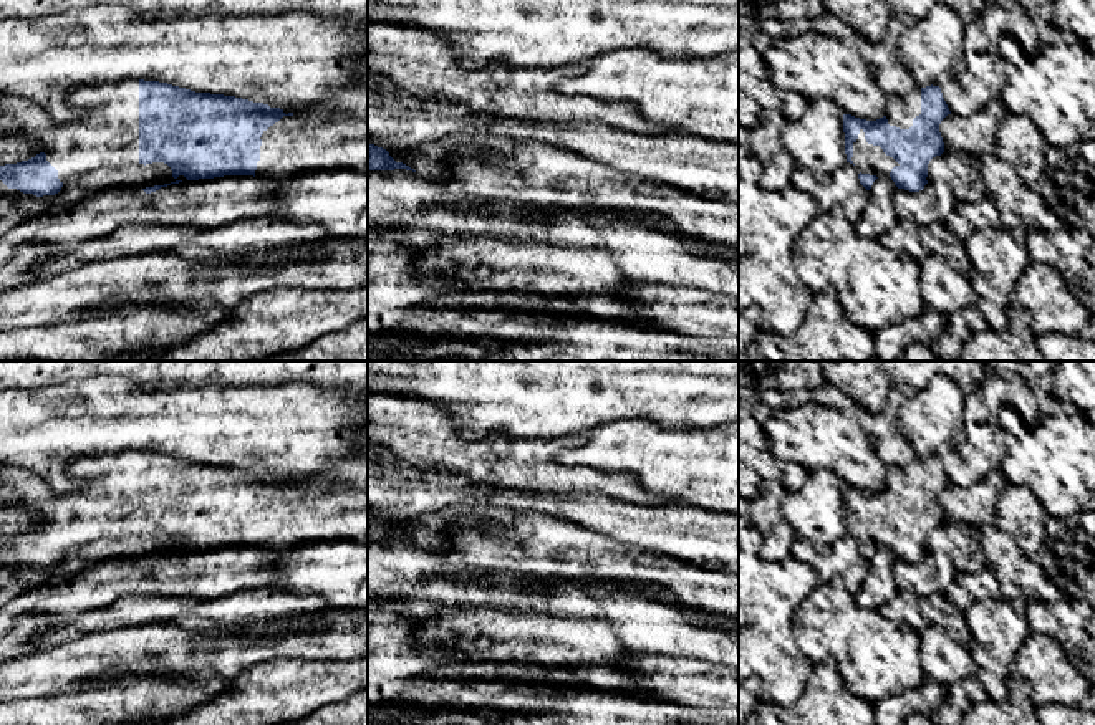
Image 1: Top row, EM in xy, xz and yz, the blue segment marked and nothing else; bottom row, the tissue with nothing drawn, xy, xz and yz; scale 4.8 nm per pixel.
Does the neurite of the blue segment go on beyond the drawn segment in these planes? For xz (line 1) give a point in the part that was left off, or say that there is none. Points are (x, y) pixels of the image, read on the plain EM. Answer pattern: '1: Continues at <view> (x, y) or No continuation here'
1: No continuation here

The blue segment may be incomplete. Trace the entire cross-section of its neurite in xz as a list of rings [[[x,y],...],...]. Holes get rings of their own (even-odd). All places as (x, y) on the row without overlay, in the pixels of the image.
[[[368,508],[368,541],[394,541],[394,540],[406,540],[416,543],[409,536],[396,533],[386,520],[371,515]]]

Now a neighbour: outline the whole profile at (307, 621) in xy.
[[[326,609],[315,614],[303,614],[290,619],[263,621],[263,622],[253,622],[245,626],[217,626],[215,629],[227,631],[227,632],[250,634],[250,636],[270,636],[275,632],[282,632],[285,629],[313,631],[321,627],[321,616],[325,611]]]

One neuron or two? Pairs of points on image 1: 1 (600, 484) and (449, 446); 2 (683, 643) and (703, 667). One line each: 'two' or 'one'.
1: one
2: two

